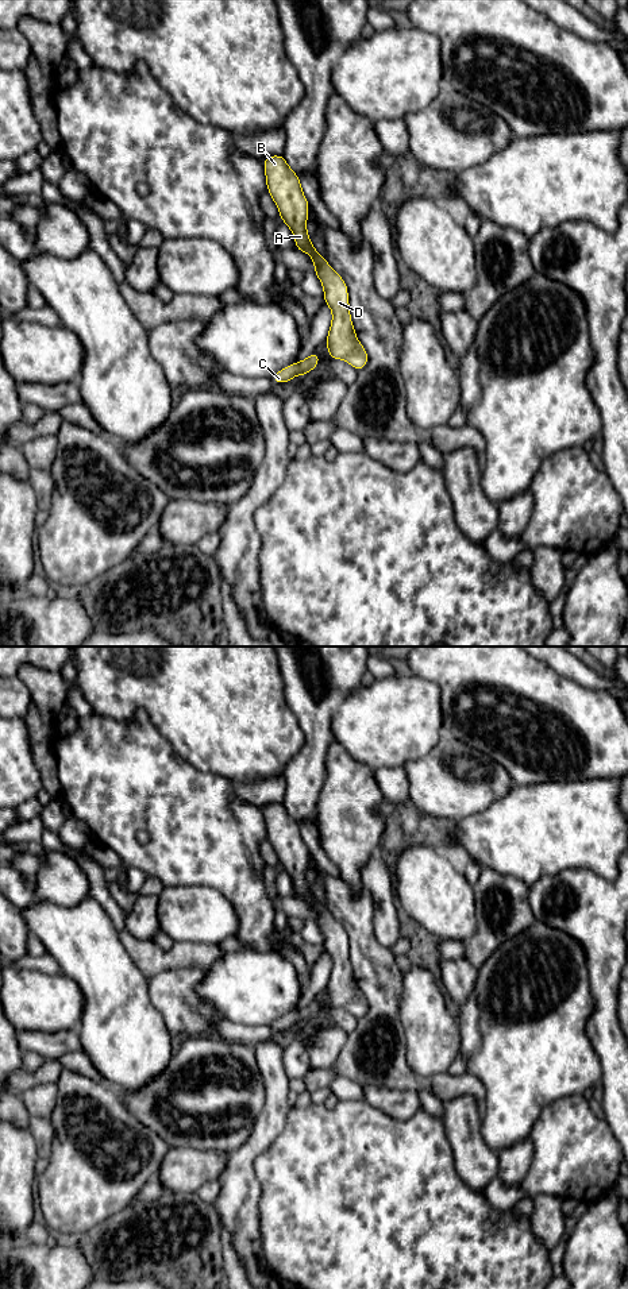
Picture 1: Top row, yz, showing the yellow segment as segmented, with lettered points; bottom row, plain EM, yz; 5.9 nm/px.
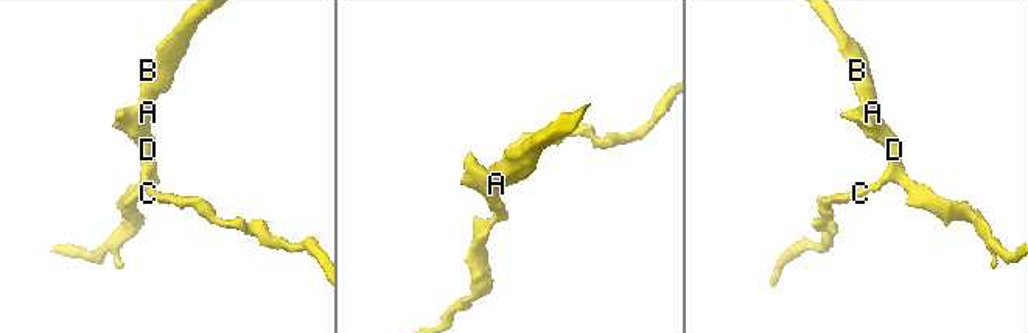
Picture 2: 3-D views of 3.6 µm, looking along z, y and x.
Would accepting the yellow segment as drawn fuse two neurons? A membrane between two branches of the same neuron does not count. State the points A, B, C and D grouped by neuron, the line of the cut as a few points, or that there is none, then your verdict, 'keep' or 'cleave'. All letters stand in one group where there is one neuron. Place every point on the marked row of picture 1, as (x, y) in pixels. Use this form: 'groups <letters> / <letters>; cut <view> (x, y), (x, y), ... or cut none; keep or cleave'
groups A B C D; cut none; keep

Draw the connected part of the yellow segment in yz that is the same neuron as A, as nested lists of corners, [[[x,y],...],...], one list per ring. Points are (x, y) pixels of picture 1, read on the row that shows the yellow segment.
[[[270,155],[263,161],[266,188],[280,211],[280,220],[290,228],[296,250],[308,254],[320,279],[323,301],[331,308],[332,321],[325,339],[328,356],[346,360],[357,371],[366,367],[369,355],[359,343],[350,314],[348,290],[344,279],[315,250],[307,232],[309,202],[303,193],[298,175],[289,167],[284,155]]]

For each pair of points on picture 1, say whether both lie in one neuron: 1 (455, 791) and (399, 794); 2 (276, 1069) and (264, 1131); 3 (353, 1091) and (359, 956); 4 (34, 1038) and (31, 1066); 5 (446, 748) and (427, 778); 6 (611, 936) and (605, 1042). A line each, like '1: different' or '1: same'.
1: different
2: same
3: different
4: different
5: same
6: same

